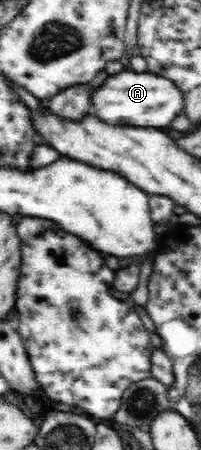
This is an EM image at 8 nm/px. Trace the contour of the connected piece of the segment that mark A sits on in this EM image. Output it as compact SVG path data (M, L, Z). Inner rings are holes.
M131 69L108 76L100 86L91 89L90 101L92 101L92 111L95 112L96 116L100 116L100 119L106 121L106 123L142 125L142 127L164 128L164 130L169 130L172 121L176 119L176 116L178 116L178 114L182 112L182 108L184 108L182 92L176 88L176 84L174 84L172 79L148 71L138 73Z

